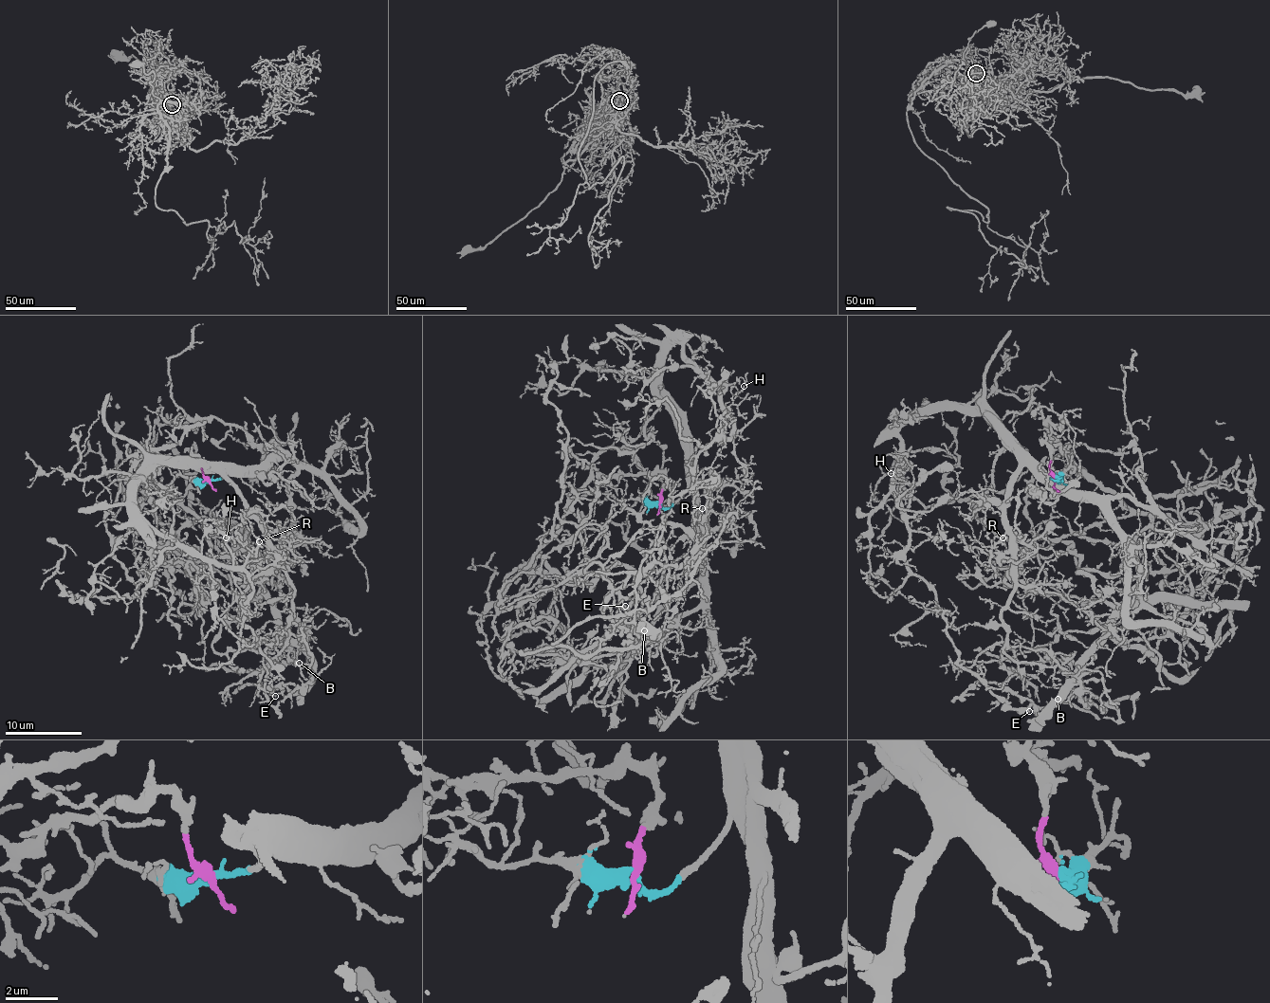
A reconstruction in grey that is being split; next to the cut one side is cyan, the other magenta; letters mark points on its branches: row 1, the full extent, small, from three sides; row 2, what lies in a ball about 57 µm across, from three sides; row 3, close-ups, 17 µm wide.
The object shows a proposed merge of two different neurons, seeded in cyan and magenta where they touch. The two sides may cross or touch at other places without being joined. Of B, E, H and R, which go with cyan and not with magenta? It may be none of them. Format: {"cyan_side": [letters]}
{"cyan_side": ["H", "R"]}

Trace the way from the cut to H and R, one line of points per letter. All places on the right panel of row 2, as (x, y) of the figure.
H: (1056, 477), (1021, 469), (1006, 507), (1008, 546), (995, 553), (944, 522), (913, 550), (909, 485), (891, 473)
R: (1056, 477), (1056, 482), (1030, 465), (1021, 469), (1006, 507), (1008, 546), (1002, 537)

